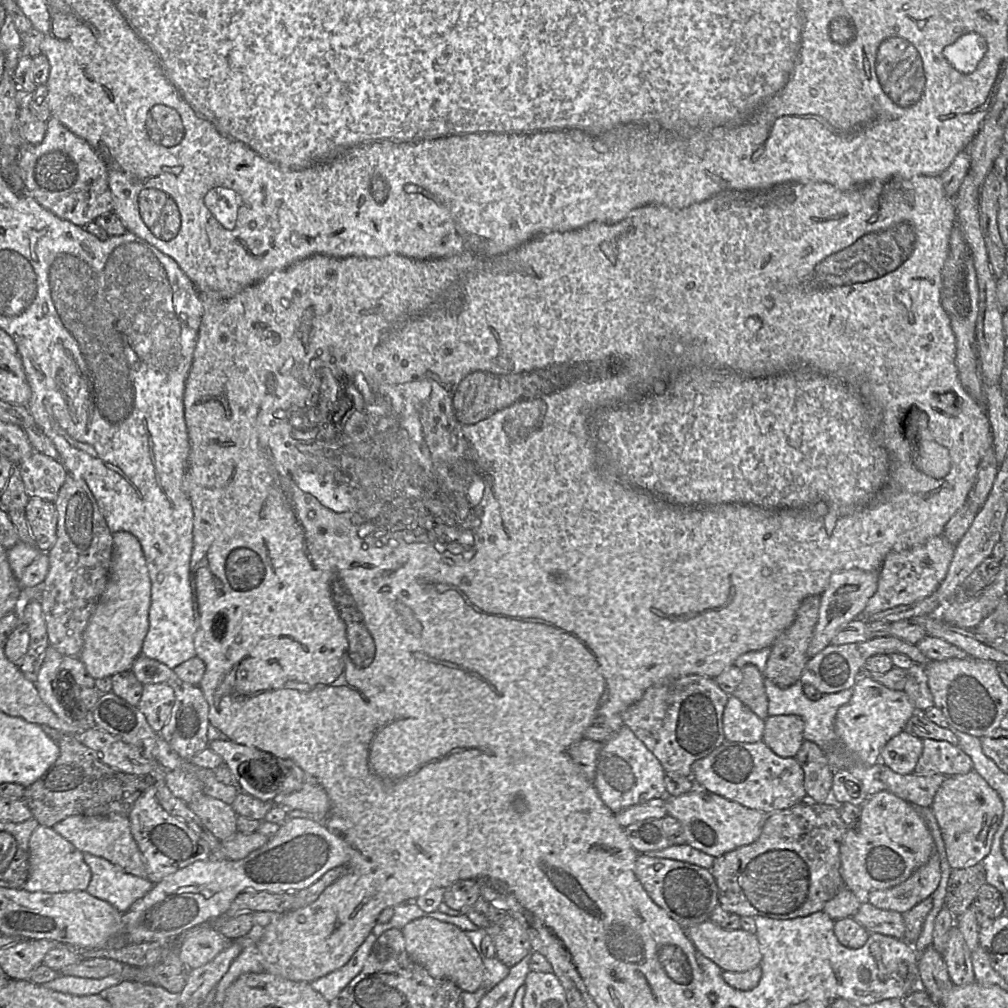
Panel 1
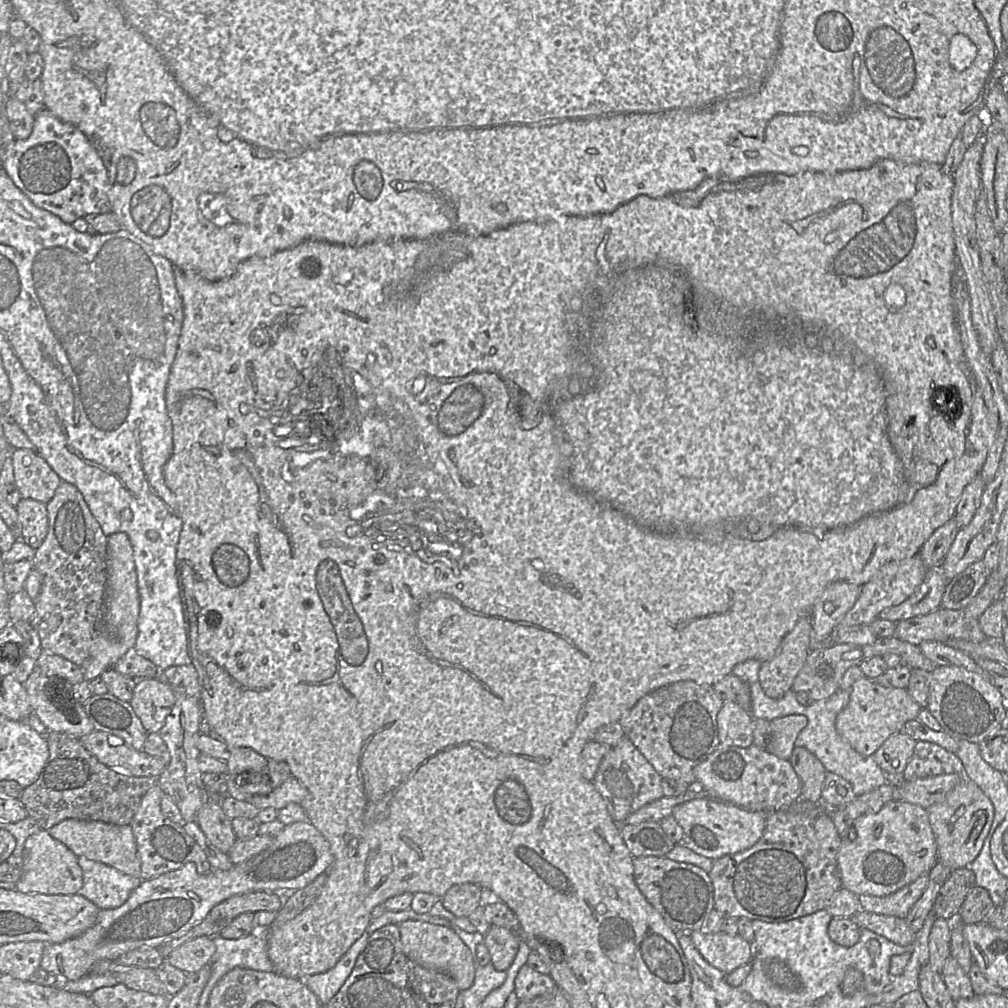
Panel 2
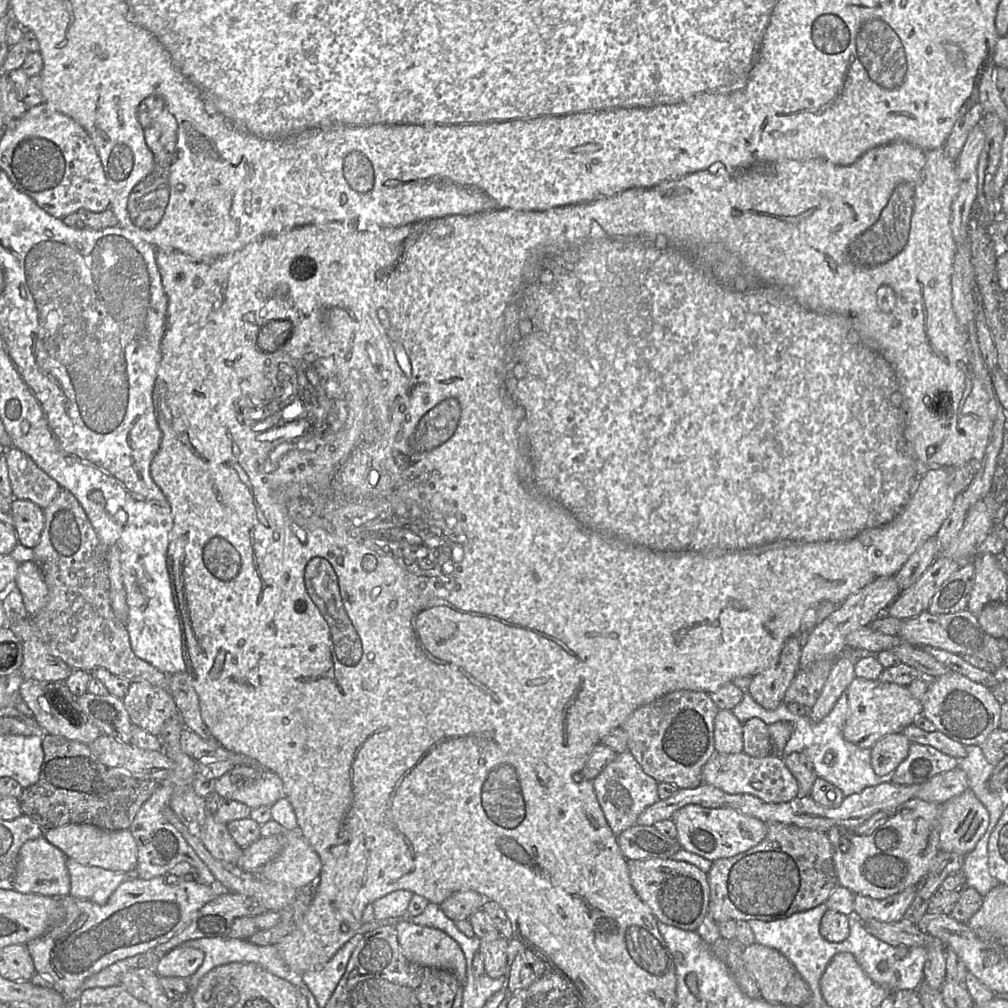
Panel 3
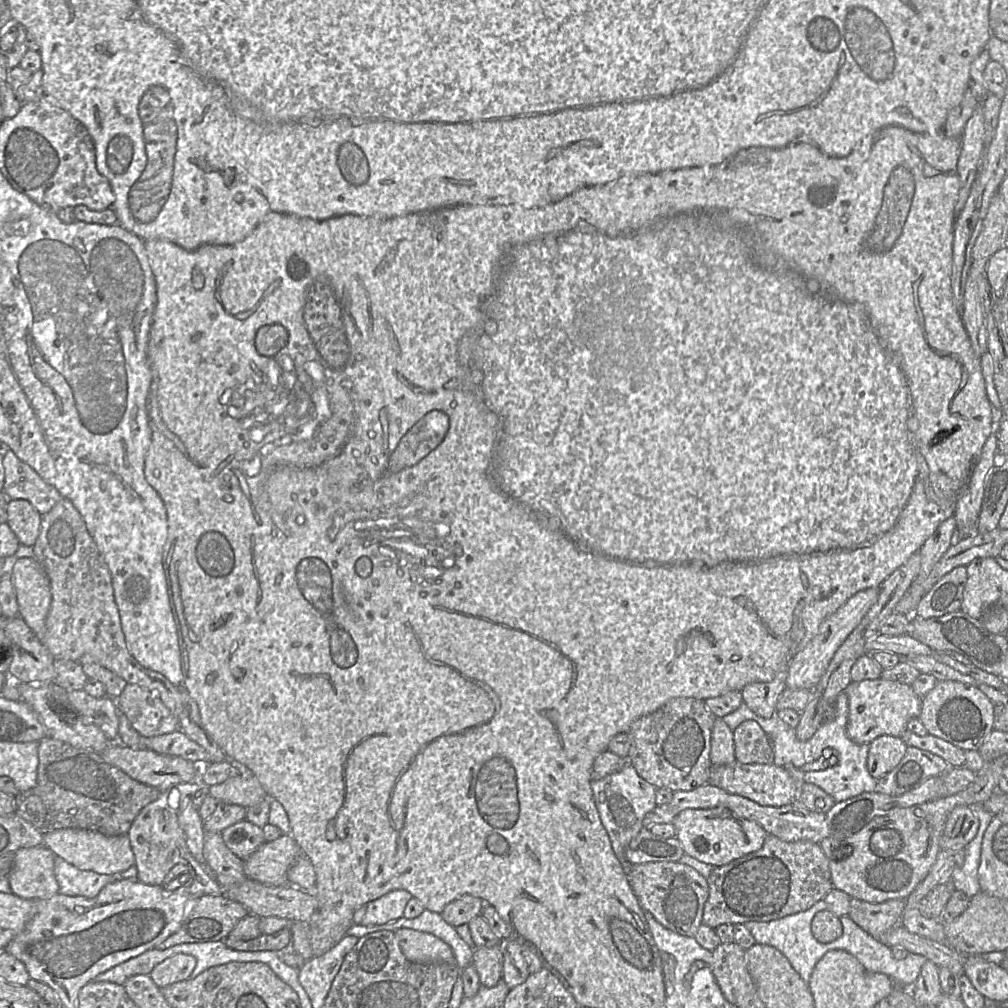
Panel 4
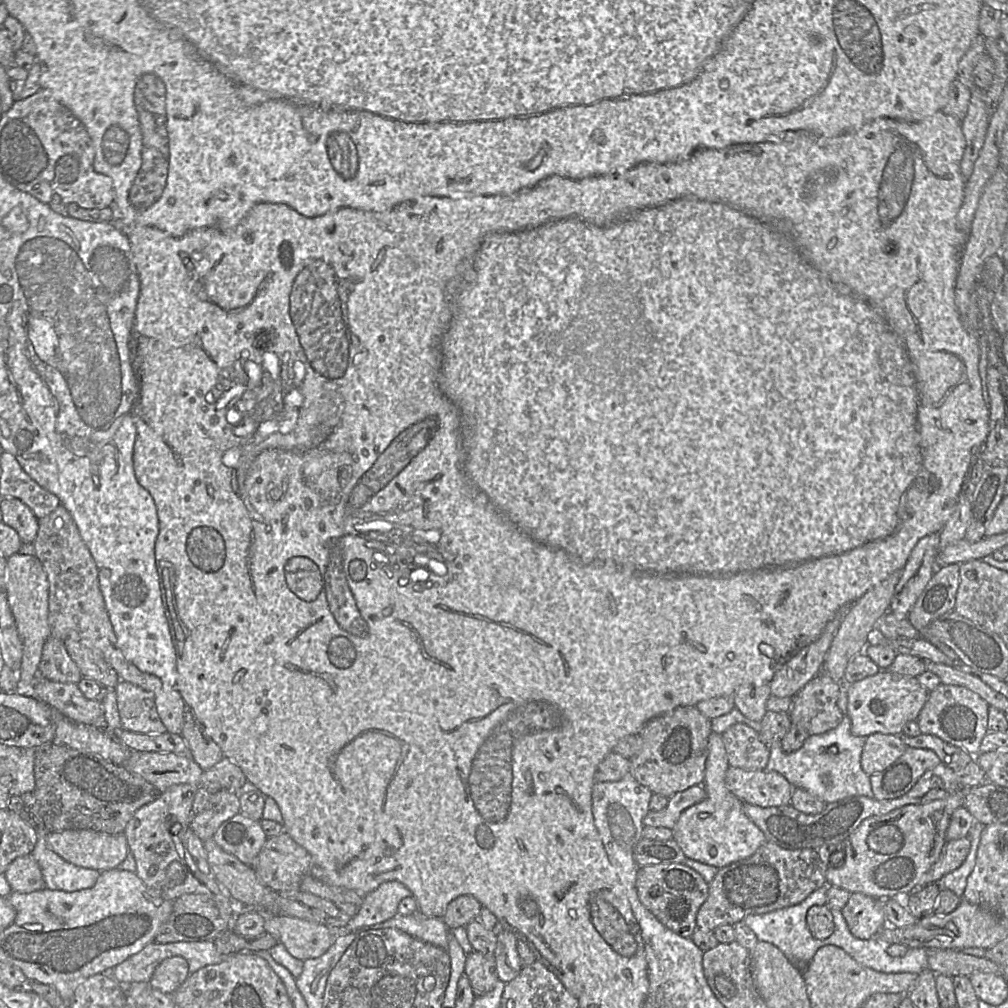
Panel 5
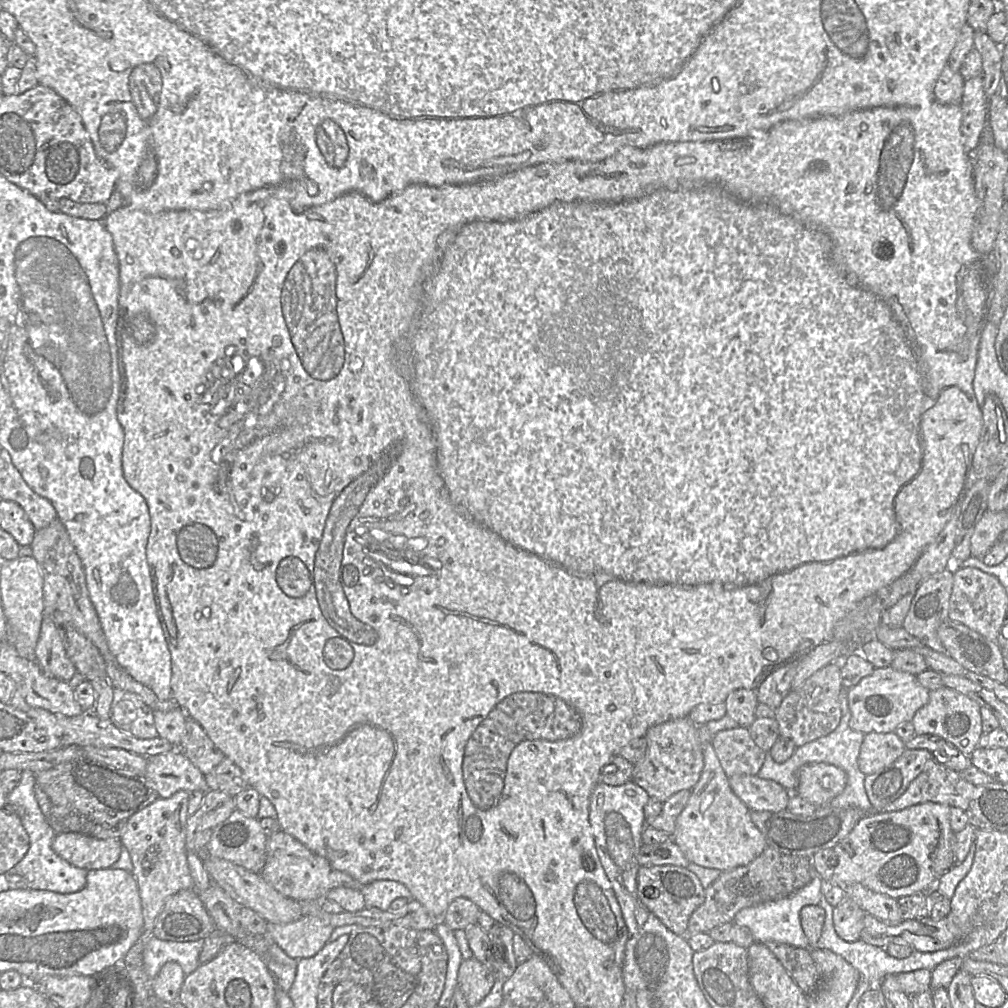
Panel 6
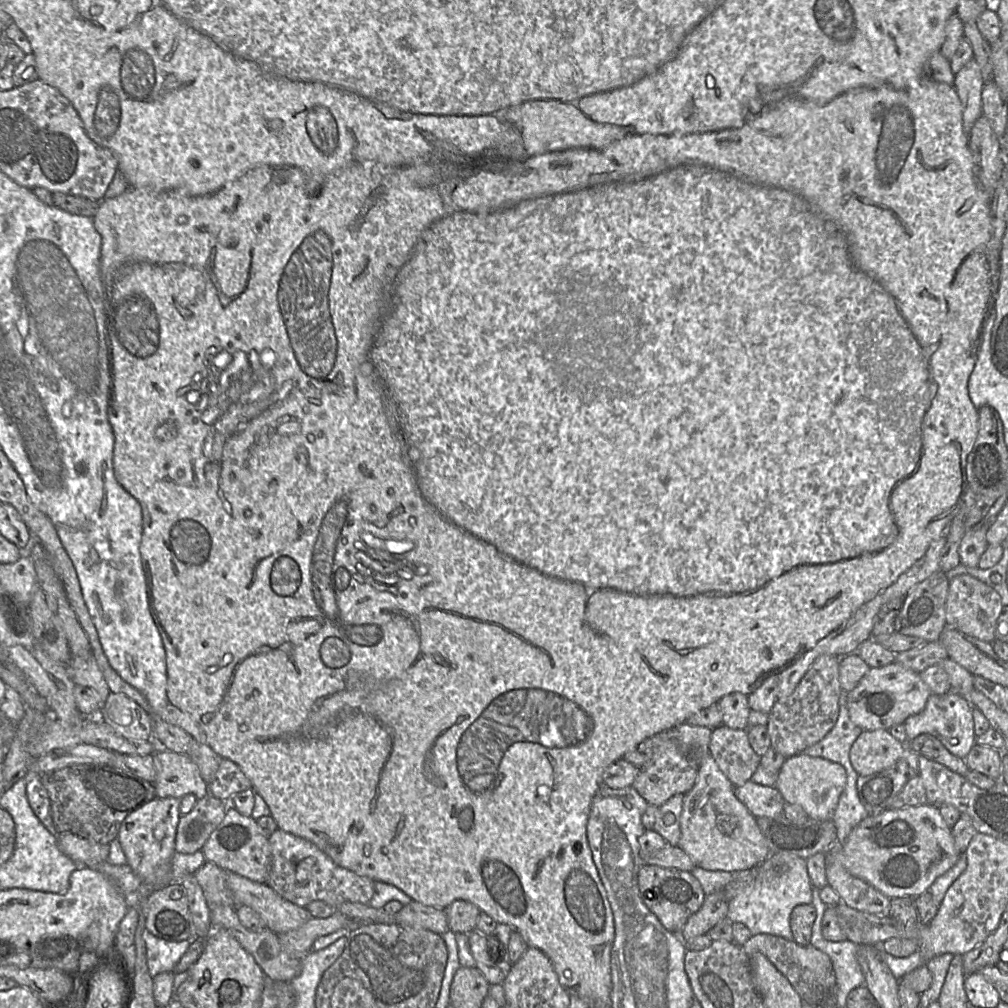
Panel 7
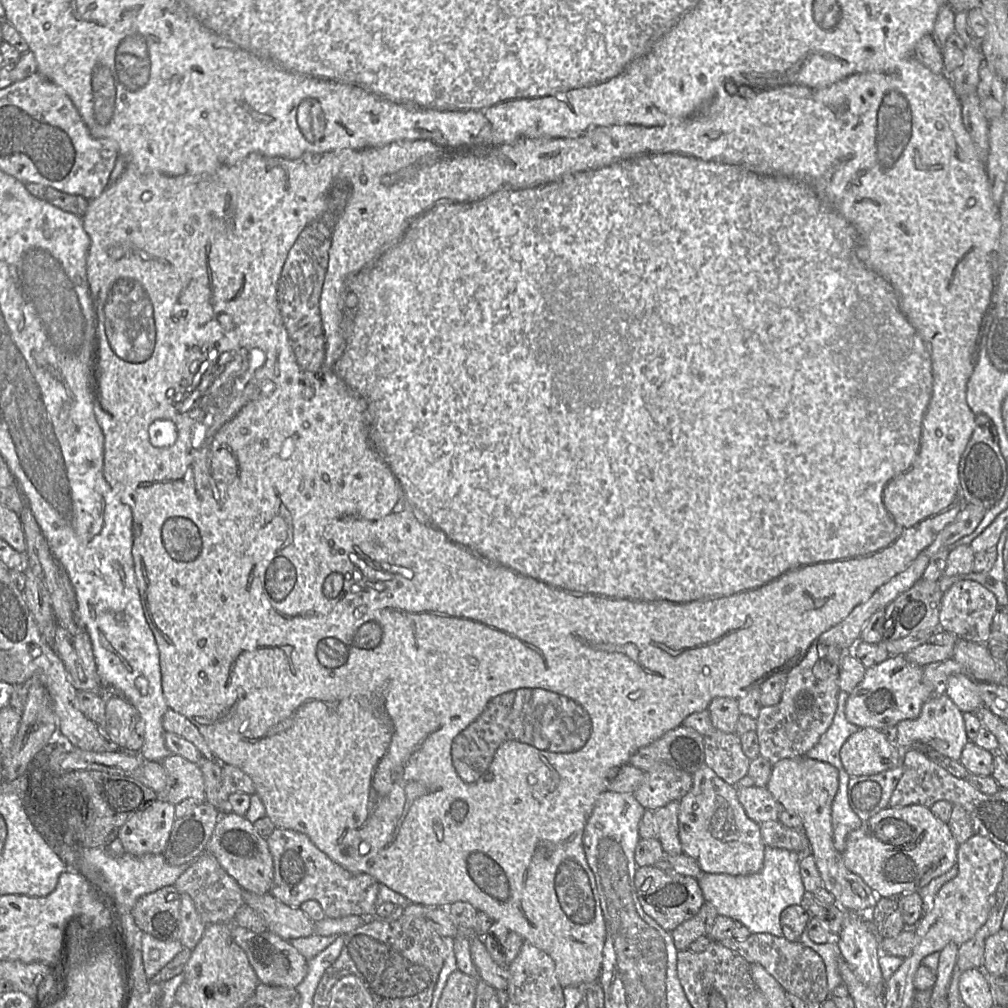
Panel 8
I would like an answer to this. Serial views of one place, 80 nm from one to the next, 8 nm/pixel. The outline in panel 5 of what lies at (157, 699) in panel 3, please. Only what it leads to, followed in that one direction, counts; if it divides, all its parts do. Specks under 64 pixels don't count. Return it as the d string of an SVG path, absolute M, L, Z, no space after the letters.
M122 680L116 685L114 692L116 695L120 724L123 730L144 735L163 734L166 732L166 728L158 715L152 693Z

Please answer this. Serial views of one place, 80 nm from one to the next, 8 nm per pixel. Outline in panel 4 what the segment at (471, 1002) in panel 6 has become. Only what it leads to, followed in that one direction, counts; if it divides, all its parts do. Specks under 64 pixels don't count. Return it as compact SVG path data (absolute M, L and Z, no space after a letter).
M500 946L475 948L471 963L484 987L494 987L503 975L503 954Z

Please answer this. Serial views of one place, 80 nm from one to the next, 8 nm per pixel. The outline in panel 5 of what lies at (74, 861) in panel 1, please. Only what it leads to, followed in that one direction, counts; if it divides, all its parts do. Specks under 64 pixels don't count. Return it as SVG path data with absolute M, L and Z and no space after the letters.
M31 854L16 858L4 874L12 892L31 893L46 889L41 869Z

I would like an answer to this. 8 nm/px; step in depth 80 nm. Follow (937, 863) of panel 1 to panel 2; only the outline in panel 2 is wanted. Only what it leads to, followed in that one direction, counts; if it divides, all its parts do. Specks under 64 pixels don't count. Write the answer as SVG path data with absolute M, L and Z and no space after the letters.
M923 874L901 889L886 895L859 895L860 909L881 915L905 918L927 887L928 874Z

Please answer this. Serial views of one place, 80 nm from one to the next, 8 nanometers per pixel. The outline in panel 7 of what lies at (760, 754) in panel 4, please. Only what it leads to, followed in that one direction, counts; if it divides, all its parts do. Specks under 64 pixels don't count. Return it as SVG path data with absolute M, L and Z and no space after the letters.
M726 726L712 730L709 754L734 787L740 787L749 781L761 760L750 746L746 730Z

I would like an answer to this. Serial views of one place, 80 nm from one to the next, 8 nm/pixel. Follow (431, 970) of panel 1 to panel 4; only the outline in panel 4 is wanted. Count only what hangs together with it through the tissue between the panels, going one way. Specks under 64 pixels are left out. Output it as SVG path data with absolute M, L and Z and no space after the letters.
M400 928L395 931L395 936L403 954L411 962L457 965L451 947L433 934Z

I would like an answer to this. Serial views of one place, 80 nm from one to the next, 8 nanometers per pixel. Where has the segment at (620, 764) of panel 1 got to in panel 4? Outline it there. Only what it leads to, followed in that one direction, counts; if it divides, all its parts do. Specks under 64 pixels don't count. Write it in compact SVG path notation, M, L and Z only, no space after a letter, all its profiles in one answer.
M626 762L618 772L609 774L600 780L592 780L591 789L600 821L607 832L613 852L626 867L626 848L643 828L642 821L646 814L656 807L657 788L642 779L634 767Z

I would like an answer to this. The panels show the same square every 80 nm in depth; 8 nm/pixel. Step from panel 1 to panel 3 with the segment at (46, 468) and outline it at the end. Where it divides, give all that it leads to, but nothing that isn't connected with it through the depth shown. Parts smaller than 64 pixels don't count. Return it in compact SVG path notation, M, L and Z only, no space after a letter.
M15 447L7 453L6 461L13 498L26 499L46 509L59 492L59 484Z

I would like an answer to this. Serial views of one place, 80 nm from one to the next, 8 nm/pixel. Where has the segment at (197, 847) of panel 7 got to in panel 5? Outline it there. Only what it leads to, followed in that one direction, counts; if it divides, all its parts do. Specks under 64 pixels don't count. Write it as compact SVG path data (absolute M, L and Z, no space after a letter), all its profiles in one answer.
M211 791L206 808L192 817L189 828L203 842L212 839L219 826L240 812L238 794L235 791Z

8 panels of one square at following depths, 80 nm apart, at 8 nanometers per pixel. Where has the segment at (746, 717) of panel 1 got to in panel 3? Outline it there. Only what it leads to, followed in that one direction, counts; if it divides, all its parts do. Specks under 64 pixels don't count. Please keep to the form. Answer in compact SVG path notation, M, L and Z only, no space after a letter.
M719 710L714 721L715 752L735 754L743 751L743 723L731 710Z

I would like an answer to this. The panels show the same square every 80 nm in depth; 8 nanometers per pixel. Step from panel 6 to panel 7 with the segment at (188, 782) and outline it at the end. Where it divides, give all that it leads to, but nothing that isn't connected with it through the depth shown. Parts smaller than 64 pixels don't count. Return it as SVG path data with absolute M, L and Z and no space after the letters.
M160 749L153 754L153 761L156 769L156 797L181 799L193 794L201 799L208 794L208 784L187 754Z

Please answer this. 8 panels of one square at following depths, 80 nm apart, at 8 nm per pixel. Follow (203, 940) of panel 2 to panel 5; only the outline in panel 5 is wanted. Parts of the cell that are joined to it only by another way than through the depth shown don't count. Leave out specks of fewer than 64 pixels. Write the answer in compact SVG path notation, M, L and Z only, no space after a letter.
M182 956L163 960L154 970L150 984L164 994L171 995L190 975L188 962Z

